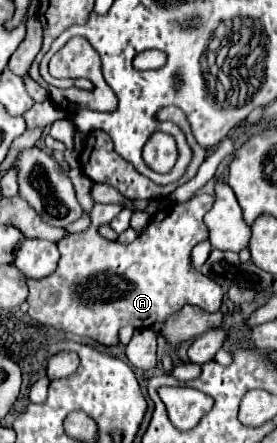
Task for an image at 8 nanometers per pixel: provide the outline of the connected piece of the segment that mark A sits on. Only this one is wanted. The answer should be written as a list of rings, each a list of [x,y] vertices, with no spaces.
[[[196,194],[188,202],[174,202],[166,210],[160,210],[154,214],[152,222],[144,232],[130,244],[110,242],[104,236],[100,236],[98,228],[104,224],[110,224],[112,216],[116,216],[122,210],[122,204],[94,204],[94,208],[88,212],[90,226],[82,234],[68,234],[58,242],[60,250],[60,262],[52,276],[34,280],[28,278],[28,314],[36,322],[44,326],[52,326],[64,332],[72,332],[78,336],[92,338],[100,344],[118,344],[118,330],[126,324],[132,324],[134,328],[150,328],[156,320],[164,320],[176,310],[180,310],[184,304],[196,304],[200,308],[206,308],[214,313],[220,310],[224,292],[222,287],[210,278],[206,278],[200,270],[192,266],[190,250],[194,244],[208,238],[208,230],[202,222],[204,214],[212,208],[214,196],[210,194]]]

